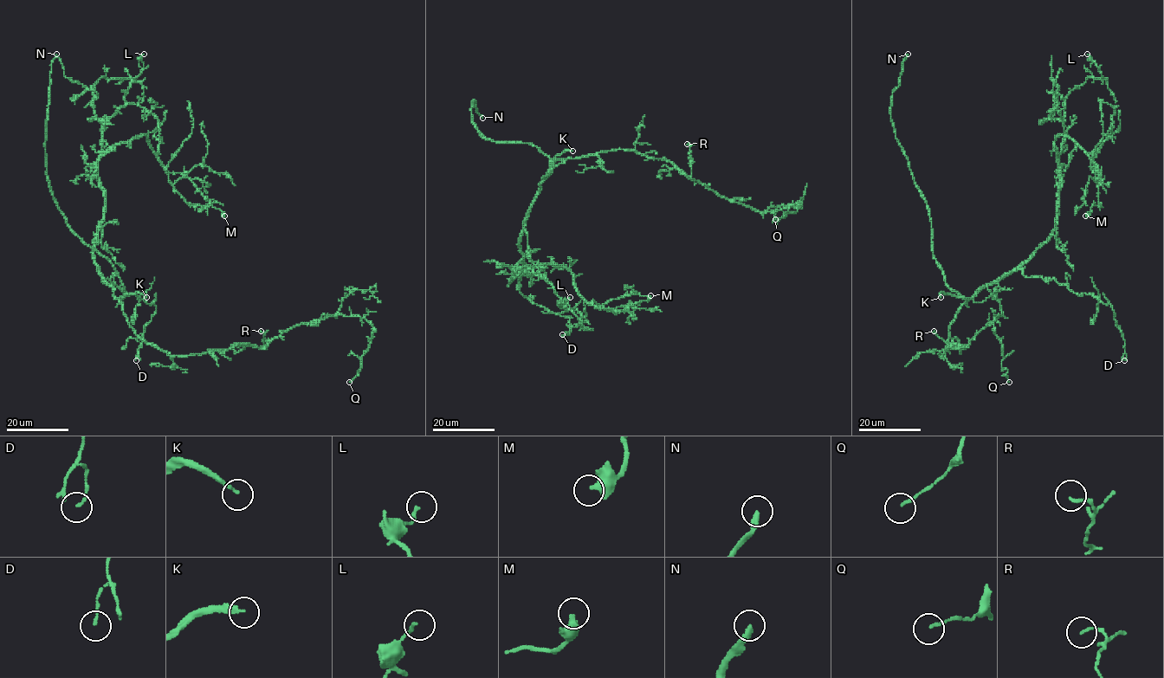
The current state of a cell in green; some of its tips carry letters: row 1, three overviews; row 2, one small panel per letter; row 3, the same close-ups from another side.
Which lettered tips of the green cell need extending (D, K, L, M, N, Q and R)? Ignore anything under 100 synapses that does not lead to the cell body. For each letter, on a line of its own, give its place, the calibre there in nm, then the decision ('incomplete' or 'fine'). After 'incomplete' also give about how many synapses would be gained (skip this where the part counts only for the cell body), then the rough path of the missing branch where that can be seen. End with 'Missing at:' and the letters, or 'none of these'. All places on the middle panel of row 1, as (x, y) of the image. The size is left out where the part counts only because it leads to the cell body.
D: place (562, 334); calibre 100 nm; fine
K: place (572, 151); calibre 190 nm; incomplete; 450 synapses; course (572, 151), (606, 144), (651, 161), (692, 165), (696, 174), (712, 168), (739, 210), (796, 204)
L: place (570, 297); calibre 130 nm; fine
M: place (650, 295); calibre 480 nm; fine
N: place (482, 118); calibre 240 nm; incomplete; course (482, 118), (475, 143), (471, 139), (462, 147), (471, 148), (471, 138)
Q: place (775, 219); calibre 110 nm; fine
R: place (687, 144); calibre 110 nm; fine
Missing at: K, N

